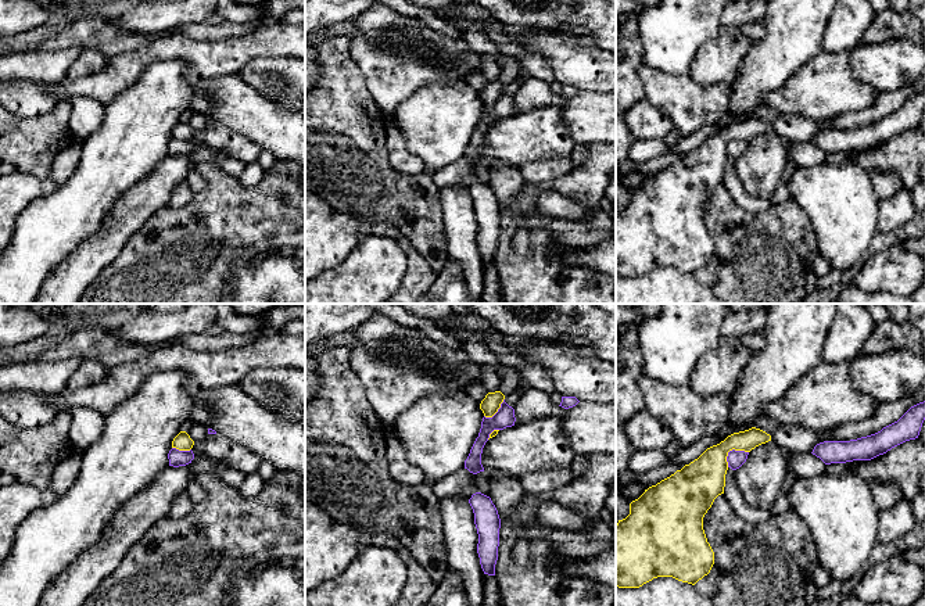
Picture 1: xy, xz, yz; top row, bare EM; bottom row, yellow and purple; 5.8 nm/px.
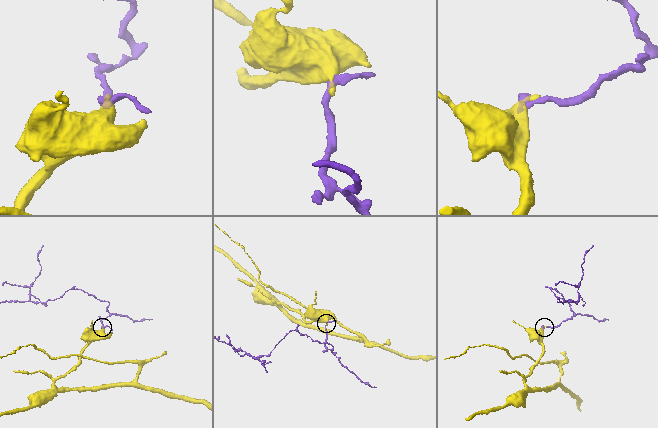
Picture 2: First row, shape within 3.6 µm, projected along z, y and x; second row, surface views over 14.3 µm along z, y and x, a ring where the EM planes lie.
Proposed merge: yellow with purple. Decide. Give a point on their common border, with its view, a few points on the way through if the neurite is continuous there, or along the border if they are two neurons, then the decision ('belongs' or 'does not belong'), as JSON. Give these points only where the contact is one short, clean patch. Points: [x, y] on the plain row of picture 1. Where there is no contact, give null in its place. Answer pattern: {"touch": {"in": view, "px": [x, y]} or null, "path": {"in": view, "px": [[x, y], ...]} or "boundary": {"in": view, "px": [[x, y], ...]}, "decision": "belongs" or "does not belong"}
{"touch": {"in": "yz", "px": [731, 139]}, "boundary": {"in": "yz", "px": [[748, 140], [731, 139], [727, 146], [727, 156]]}, "decision": "does not belong"}

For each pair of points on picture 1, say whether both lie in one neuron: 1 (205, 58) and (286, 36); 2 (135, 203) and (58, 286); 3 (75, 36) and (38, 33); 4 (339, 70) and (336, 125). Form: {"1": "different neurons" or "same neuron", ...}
{"1": "same neuron", "2": "same neuron", "3": "different neurons", "4": "same neuron"}

